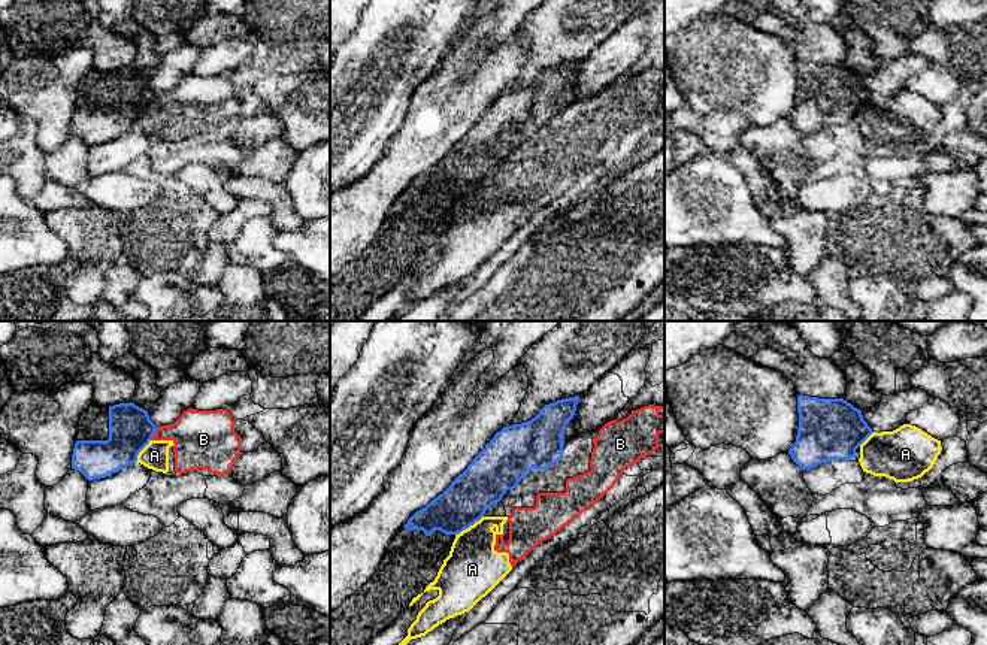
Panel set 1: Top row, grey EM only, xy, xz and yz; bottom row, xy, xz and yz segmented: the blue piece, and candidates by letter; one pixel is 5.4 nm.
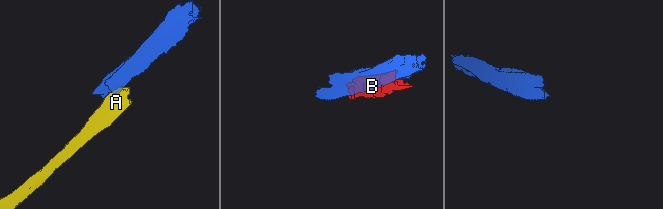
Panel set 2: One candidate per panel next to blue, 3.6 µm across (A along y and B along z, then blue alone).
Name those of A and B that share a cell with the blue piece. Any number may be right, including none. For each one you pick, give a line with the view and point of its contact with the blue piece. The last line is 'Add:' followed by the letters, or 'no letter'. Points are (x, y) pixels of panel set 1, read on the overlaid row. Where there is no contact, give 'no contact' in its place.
Add: no letter

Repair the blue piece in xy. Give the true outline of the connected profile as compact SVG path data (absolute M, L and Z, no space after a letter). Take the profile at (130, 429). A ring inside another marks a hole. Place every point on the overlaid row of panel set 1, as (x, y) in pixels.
M131 402L113 406L91 403L79 421L72 469L88 481L110 476L137 461L155 430L148 411Z

